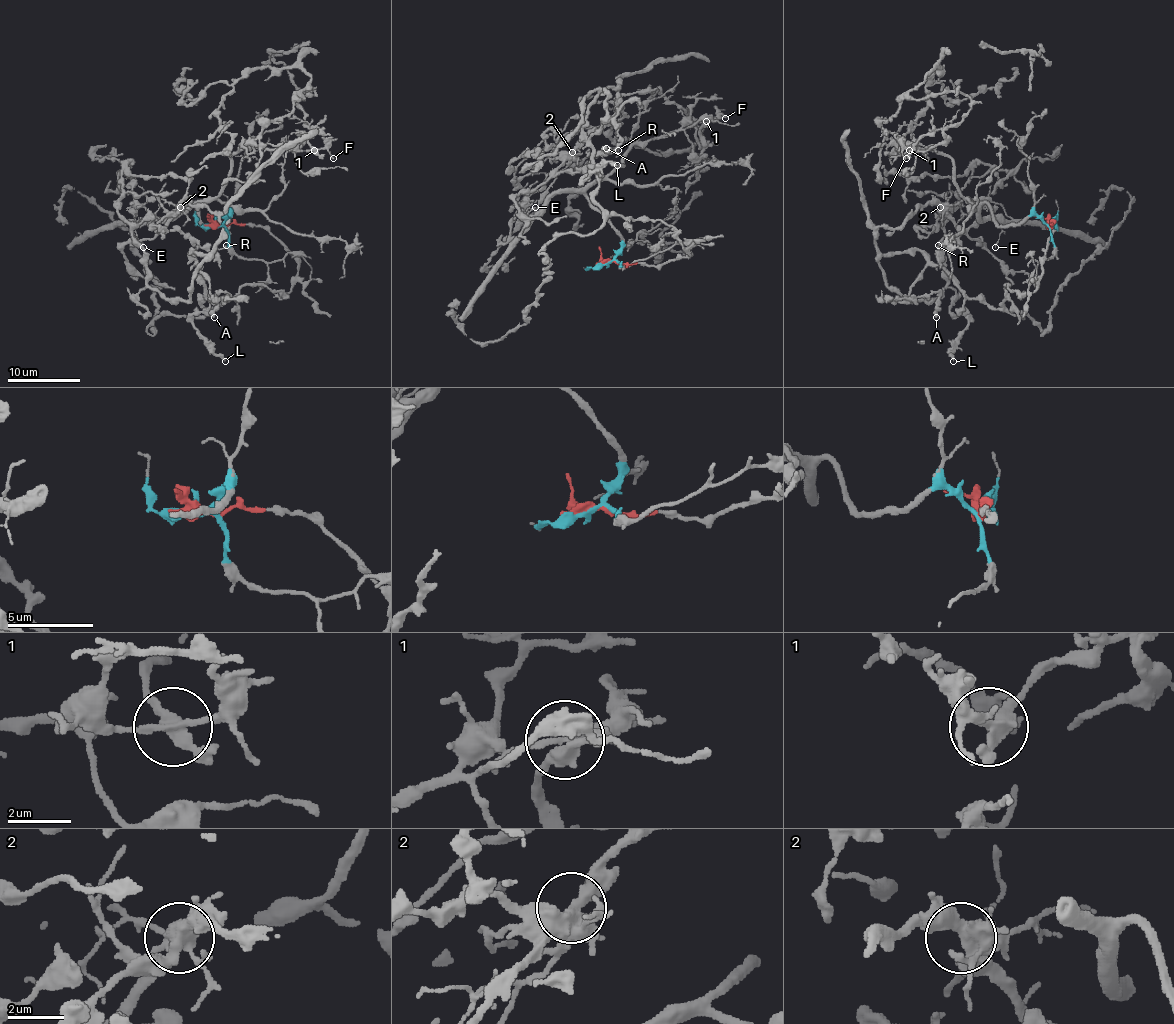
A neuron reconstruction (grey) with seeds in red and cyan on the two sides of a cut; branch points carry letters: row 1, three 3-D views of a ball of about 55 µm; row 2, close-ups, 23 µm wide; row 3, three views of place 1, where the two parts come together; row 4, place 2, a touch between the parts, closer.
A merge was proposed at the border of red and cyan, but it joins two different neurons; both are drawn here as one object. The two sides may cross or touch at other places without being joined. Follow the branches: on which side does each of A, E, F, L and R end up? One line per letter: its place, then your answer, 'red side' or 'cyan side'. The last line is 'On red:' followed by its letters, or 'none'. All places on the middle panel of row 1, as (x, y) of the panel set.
A: place (606, 148); red side
E: place (535, 207); cyan side
F: place (725, 118); cyan side
L: place (617, 165); red side
R: place (618, 150); red side
On red: A, L, R

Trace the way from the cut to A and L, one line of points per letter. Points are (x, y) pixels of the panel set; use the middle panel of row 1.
A: (607, 262), (689, 253), (660, 220), (598, 202), (589, 140), (609, 122), (620, 142), (605, 147)
L: (607, 262), (656, 266), (689, 253), (660, 220), (609, 213), (594, 199), (602, 177), (585, 178), (616, 166)

